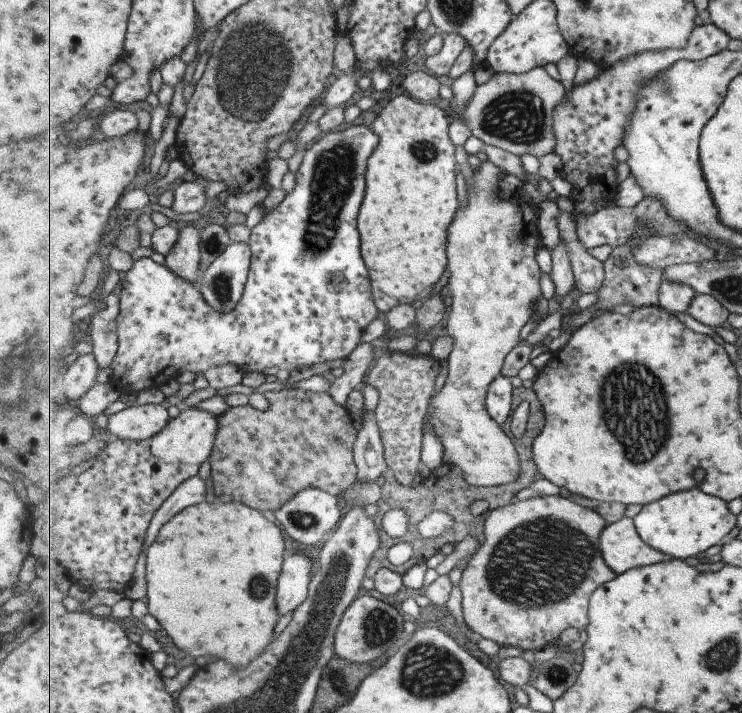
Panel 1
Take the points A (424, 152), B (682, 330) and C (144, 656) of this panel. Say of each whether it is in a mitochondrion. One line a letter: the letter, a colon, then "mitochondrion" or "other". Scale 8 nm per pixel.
A: mitochondrion
B: other
C: other

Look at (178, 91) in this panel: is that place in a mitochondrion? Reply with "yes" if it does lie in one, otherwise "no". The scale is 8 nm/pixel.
no

